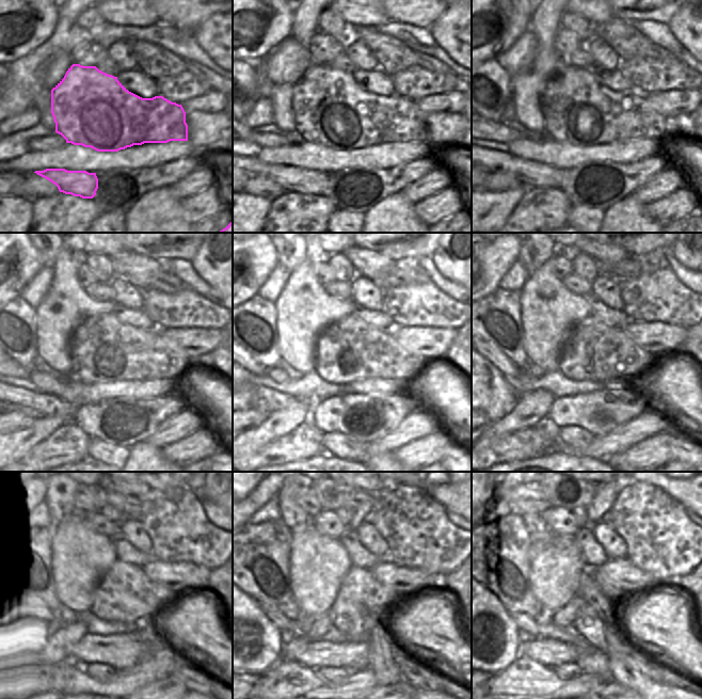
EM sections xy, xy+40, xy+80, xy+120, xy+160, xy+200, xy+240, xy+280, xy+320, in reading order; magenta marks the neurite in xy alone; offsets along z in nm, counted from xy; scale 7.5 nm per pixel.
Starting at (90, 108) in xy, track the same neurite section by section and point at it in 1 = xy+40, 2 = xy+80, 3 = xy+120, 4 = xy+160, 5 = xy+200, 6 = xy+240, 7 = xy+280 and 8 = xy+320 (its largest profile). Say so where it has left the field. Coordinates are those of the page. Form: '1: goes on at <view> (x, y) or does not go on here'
1: goes on at xy+40 (330, 108)
2: goes on at xy+80 (577, 110)
3: goes on at xy+120 (102, 349)
4: goes on at xy+160 (347, 350)
5: goes on at xy+200 (593, 351)
6: goes on at xy+240 (125, 593)
7: goes on at xy+280 (361, 602)
8: goes on at xy+320 (589, 624)

